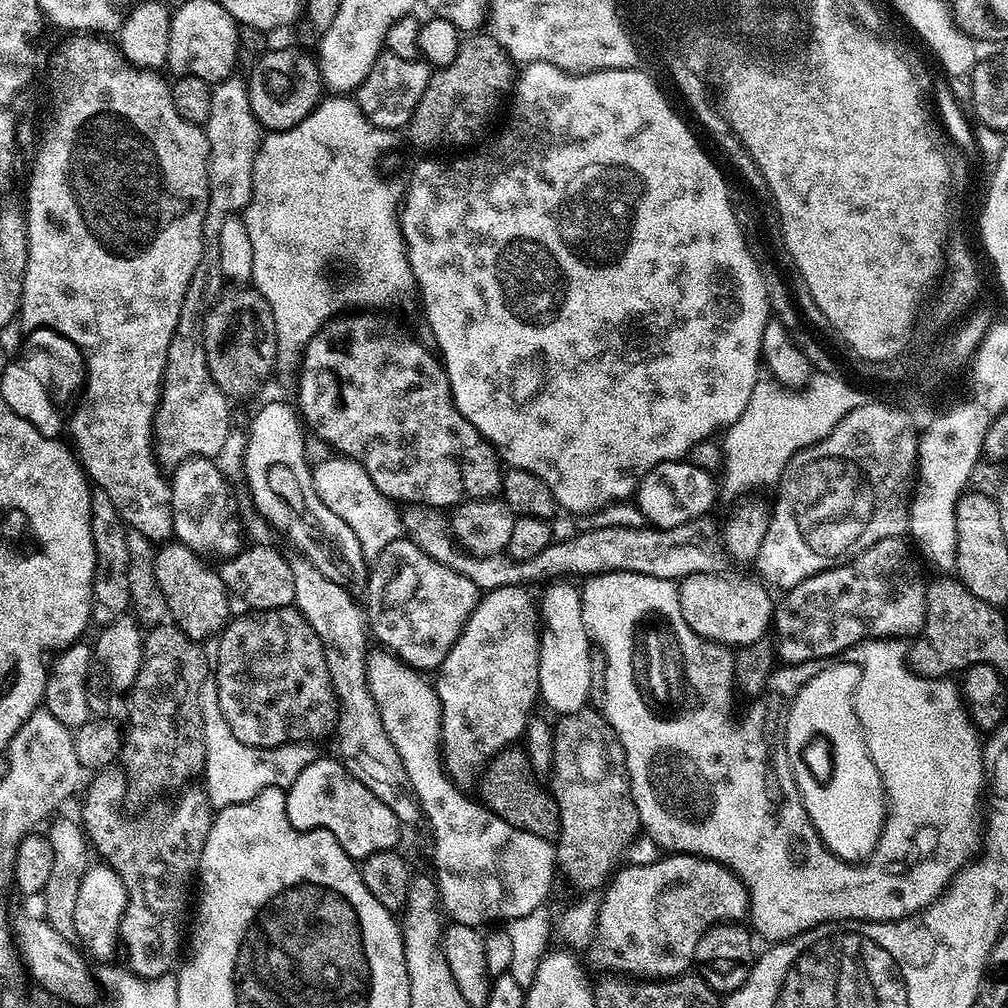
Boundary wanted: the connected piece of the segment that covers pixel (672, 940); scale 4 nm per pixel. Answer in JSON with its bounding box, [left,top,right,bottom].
[586,854,750,980]

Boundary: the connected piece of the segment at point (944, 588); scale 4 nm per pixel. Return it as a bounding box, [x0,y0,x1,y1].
[906,576,1000,680]

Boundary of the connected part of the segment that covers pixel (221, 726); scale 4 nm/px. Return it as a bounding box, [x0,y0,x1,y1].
[202,698,290,809]

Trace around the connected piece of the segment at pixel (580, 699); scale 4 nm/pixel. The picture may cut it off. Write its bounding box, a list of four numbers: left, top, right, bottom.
[538,582,594,716]

